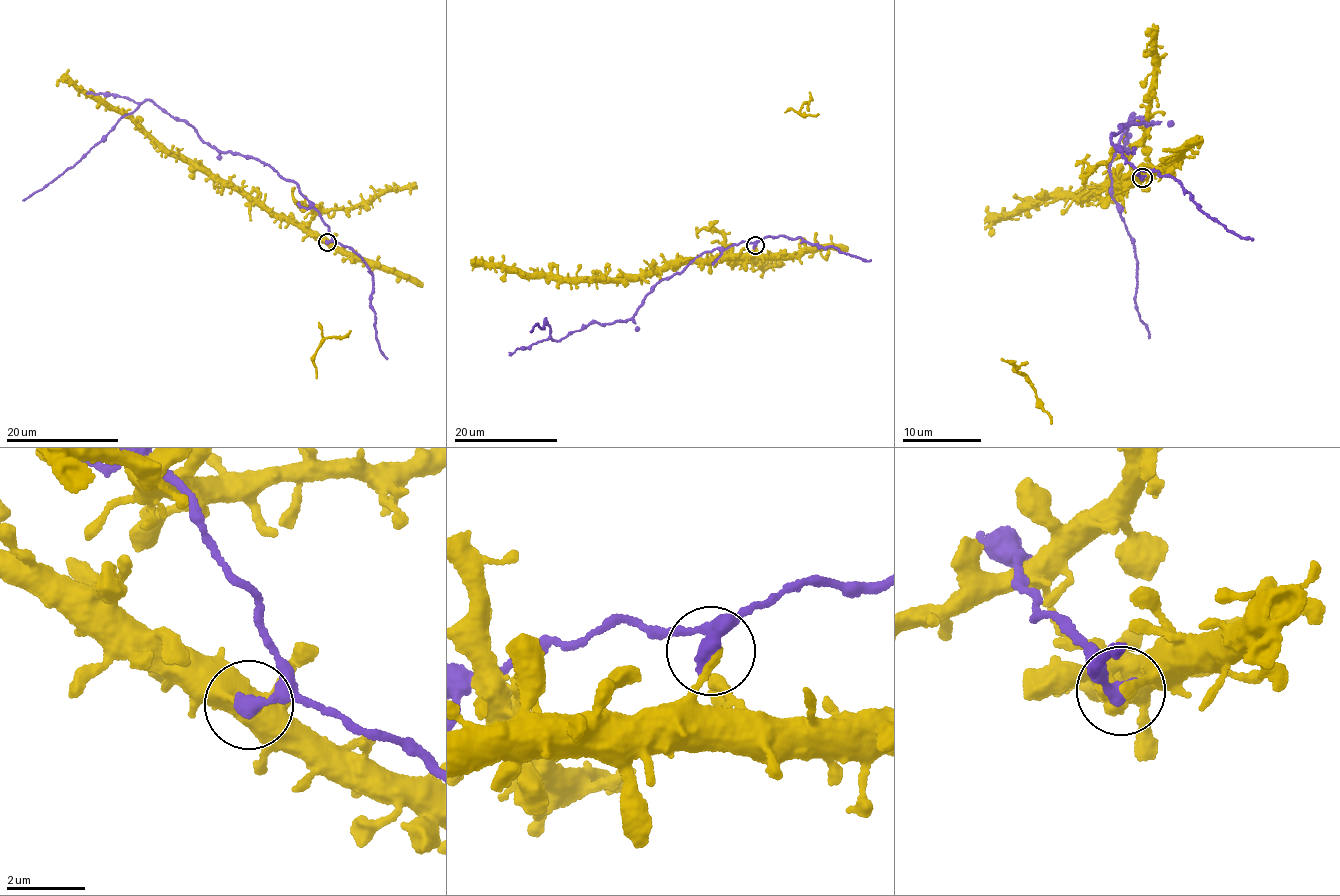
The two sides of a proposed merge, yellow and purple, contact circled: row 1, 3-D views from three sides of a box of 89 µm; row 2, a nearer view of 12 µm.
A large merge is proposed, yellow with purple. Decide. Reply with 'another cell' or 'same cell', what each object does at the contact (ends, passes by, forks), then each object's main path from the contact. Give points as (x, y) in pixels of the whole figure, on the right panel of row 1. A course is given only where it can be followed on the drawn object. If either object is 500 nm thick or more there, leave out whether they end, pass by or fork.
same cell; yellow ends; purple ends; course yellow (1143, 178), (1146, 174), (1086, 200), (1040, 200), (1014, 217), (1001, 217), (991, 226), (990, 237); course purple (1141, 178), (1111, 134), (1151, 125), (1130, 120), (1134, 114), (1112, 156), (1112, 192), (1132, 239), (1148, 339)

